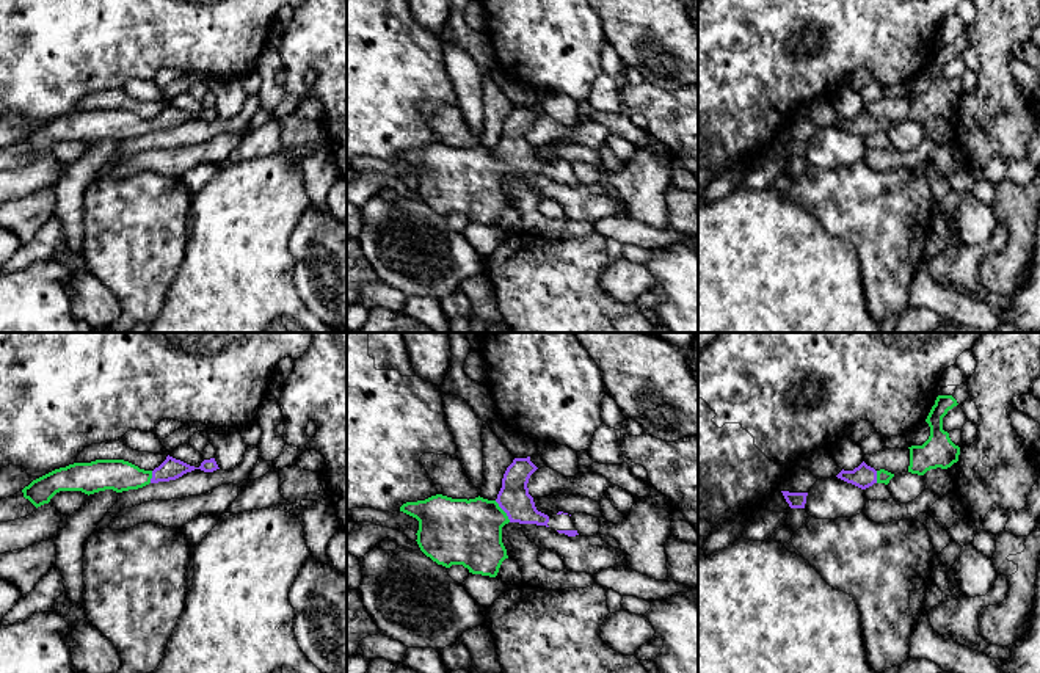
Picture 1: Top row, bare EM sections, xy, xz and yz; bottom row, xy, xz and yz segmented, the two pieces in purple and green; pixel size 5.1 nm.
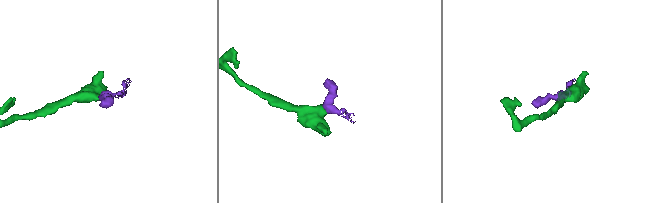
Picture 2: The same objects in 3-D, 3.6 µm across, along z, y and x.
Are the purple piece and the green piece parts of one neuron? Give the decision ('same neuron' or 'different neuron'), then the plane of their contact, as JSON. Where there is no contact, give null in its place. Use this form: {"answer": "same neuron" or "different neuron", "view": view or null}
{"answer": "same neuron", "view": "xz"}

